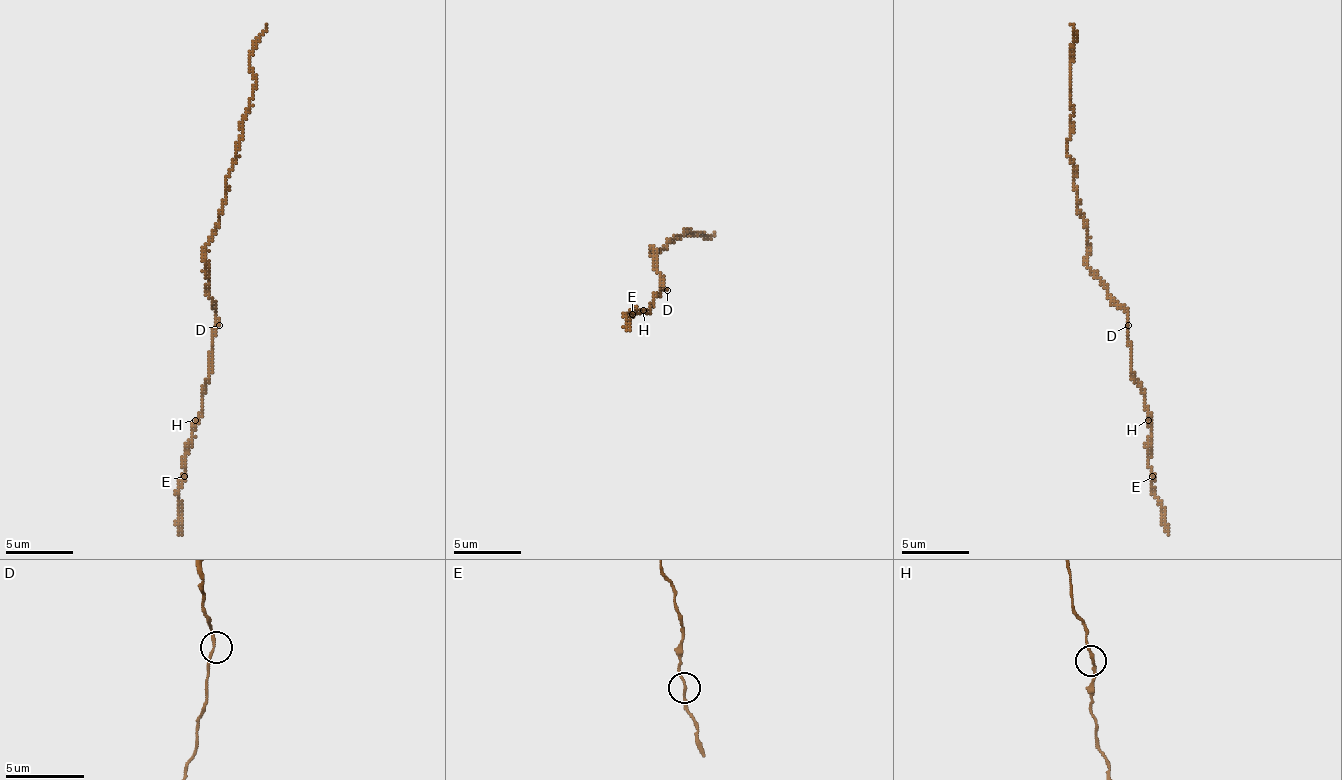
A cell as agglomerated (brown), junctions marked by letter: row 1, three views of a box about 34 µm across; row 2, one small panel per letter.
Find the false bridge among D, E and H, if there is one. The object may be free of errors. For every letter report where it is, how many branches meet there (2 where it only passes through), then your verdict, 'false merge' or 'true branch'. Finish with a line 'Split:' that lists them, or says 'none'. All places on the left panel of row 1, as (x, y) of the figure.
D: at (219, 325); 2 branches meet; true branch
E: at (184, 476); 2 branches meet; true branch
H: at (195, 420); 2 branches meet; true branch
Split: none

